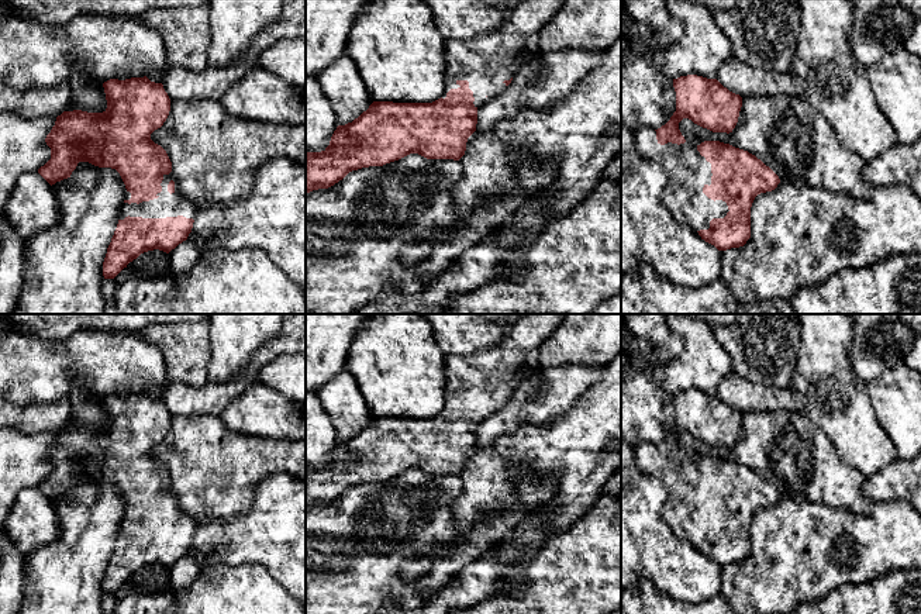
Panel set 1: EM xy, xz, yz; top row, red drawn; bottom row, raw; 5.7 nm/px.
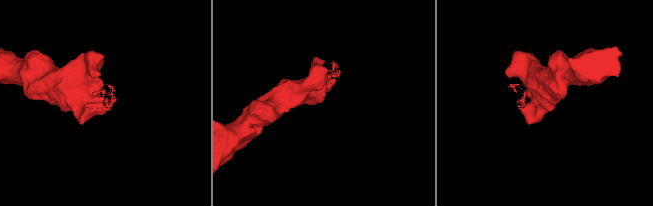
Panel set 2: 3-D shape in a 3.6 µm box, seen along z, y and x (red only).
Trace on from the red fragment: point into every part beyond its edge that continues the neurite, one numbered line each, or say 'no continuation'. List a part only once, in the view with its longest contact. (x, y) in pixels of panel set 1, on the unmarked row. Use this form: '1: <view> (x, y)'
1: yz (687, 487)

